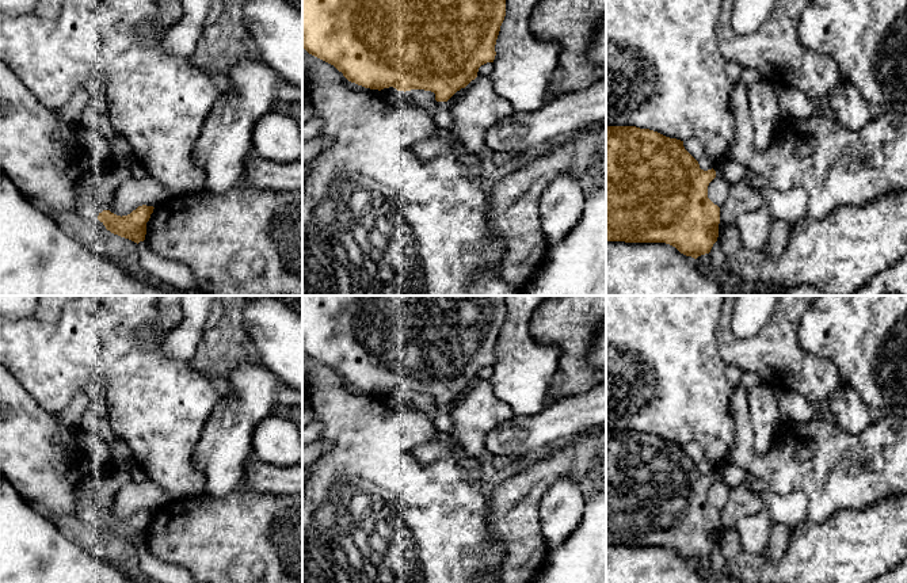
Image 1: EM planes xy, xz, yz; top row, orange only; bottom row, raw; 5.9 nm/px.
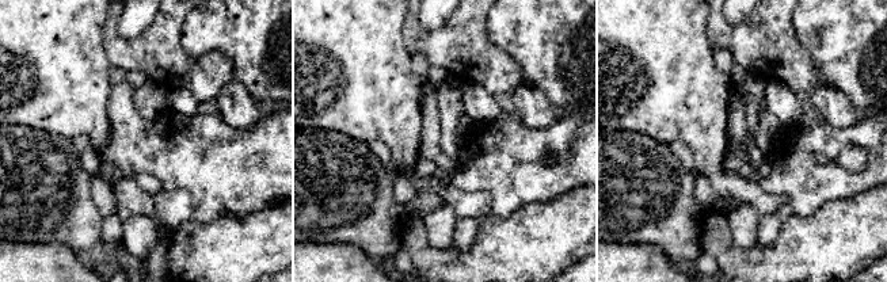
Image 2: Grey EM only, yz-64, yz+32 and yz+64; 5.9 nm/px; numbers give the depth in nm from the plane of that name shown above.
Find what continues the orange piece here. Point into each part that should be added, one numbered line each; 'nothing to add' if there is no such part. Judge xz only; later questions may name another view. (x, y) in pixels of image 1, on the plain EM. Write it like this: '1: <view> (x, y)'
1: xz (442, 420)

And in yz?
1: yz (732, 475)

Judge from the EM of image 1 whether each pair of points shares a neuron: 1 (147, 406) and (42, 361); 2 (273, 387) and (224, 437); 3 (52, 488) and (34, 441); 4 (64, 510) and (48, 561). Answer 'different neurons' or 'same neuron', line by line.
1: same neuron
2: same neuron
3: same neuron
4: different neurons

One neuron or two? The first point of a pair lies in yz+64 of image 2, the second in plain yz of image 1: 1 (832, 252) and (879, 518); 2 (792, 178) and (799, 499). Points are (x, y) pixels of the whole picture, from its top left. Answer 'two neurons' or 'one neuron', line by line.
1: one neuron
2: two neurons

